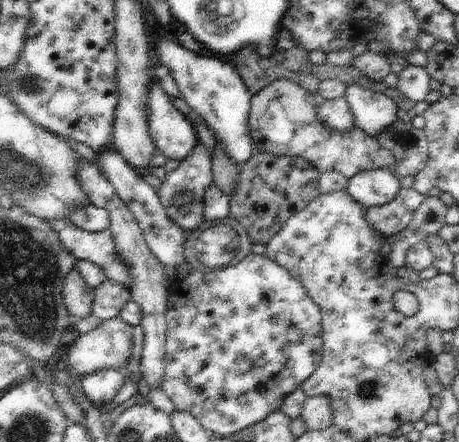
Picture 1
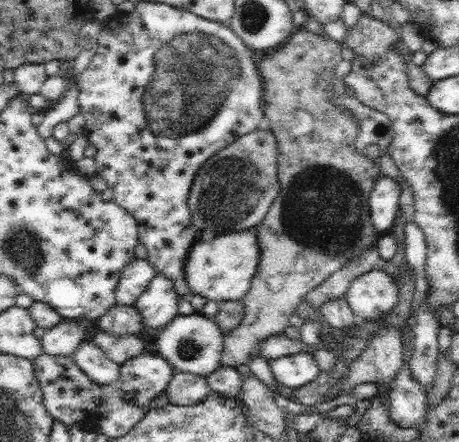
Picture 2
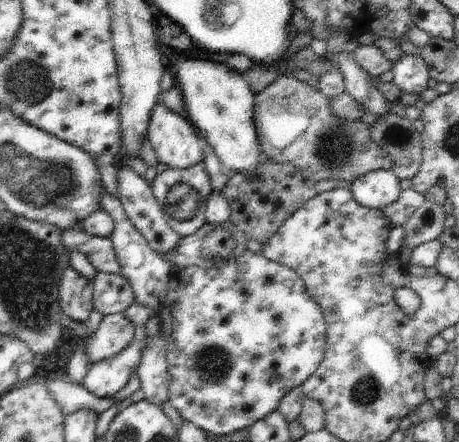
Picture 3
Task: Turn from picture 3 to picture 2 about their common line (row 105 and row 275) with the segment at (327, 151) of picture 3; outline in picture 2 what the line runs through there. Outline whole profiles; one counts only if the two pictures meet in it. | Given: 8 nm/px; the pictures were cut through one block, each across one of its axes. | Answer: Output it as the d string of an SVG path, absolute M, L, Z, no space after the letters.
M303 24L303 26L299 26L299 28L289 36L289 40L287 40L283 46L271 50L271 52L261 60L261 64L259 64L259 68L257 68L259 74L261 74L261 84L263 84L263 102L267 104L267 106L263 108L263 116L265 116L265 120L267 120L265 126L269 126L269 132L271 132L271 134L275 136L275 140L277 140L277 152L279 152L279 156L277 156L279 196L271 202L269 212L267 212L265 218L259 222L259 228L257 228L257 230L259 230L259 232L257 232L257 244L259 244L259 264L257 264L257 272L255 272L255 276L253 276L253 280L251 280L251 288L249 288L247 294L243 296L245 314L243 314L241 324L239 324L233 332L229 332L229 336L223 338L223 358L221 358L221 364L229 364L229 366L237 368L237 364L245 364L245 360L247 360L249 356L257 356L257 354L259 354L259 342L265 340L265 338L269 338L269 336L283 334L283 330L289 326L289 324L287 324L289 316L295 314L297 306L301 306L301 300L303 300L309 292L317 290L317 288L323 284L325 278L329 278L331 274L335 274L335 272L337 272L343 264L347 264L349 260L355 260L357 256L361 256L369 246L377 244L377 240L379 240L377 230L375 230L373 224L371 224L371 218L369 218L371 214L369 214L369 206L367 206L369 192L373 190L375 180L381 176L381 174L379 174L379 166L371 164L371 162L367 160L367 156L355 154L353 142L355 142L357 132L359 132L359 122L357 122L357 118L355 118L353 114L349 114L349 110L331 104L329 98L327 98L327 94L329 94L331 88L333 88L333 68L335 68L337 62L341 62L341 60L343 60L343 56L341 56L341 46L339 46L339 42L333 42L331 38L327 38L327 36L323 36L323 34L321 34L321 36L319 36L319 34L313 34L313 32L305 30L305 24Z

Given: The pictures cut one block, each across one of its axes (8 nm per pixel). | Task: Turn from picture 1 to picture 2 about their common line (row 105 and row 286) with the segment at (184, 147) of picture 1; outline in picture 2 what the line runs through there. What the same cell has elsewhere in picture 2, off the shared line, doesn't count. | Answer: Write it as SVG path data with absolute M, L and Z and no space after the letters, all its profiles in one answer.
M157 274L151 284L135 300L133 308L139 312L143 330L165 328L177 316L177 294L173 292L173 282L163 274Z

